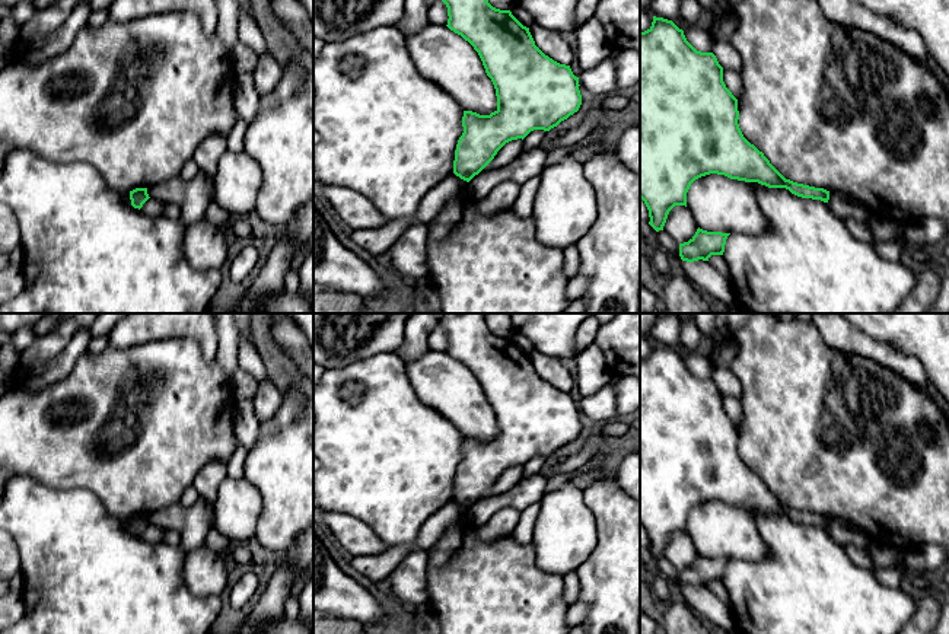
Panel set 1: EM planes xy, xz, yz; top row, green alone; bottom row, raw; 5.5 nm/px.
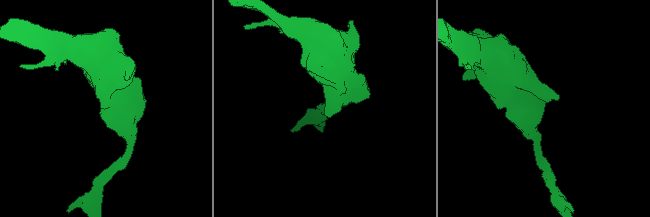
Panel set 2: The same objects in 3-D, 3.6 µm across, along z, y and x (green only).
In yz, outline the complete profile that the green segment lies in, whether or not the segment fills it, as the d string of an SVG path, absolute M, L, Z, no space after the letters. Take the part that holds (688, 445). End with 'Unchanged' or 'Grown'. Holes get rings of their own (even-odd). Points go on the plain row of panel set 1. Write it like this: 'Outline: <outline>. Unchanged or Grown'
Outline: M653 343L652 353L640 359L640 525L649 536L649 551L656 558L663 557L668 541L675 532L687 533L691 510L710 500L758 509L768 514L786 514L797 523L828 529L829 517L786 506L764 480L743 463L738 446L738 426L726 414L723 394L716 382L697 377L672 347Z. Unchanged

